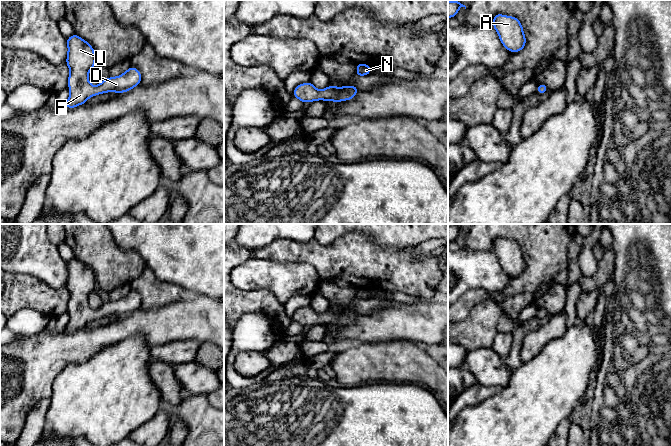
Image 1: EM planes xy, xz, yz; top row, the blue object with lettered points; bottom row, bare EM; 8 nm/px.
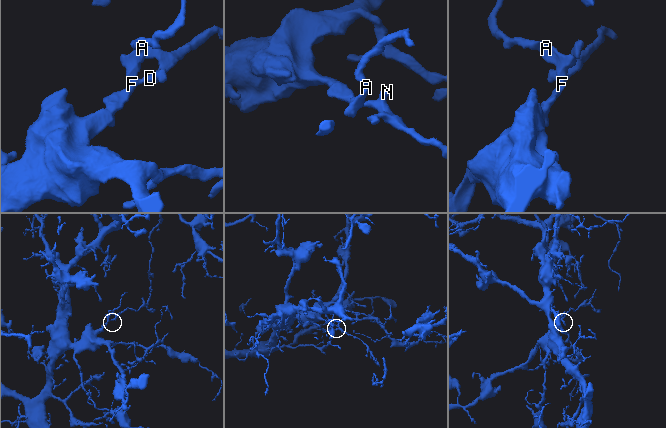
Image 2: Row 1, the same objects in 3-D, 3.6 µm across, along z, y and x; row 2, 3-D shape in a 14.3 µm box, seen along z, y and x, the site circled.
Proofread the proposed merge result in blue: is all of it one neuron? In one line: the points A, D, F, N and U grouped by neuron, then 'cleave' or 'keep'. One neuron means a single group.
A D F N U; keep

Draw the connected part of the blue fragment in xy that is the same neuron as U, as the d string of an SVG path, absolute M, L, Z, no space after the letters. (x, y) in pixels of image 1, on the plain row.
M74 258L67 262L68 278L66 288L70 293L68 302L68 310L70 319L66 326L66 332L74 332L80 328L87 326L89 321L96 320L98 318L106 316L123 317L130 315L133 311L136 311L141 306L141 296L135 291L130 291L126 296L118 301L110 301L104 303L99 309L93 310L88 305L88 298L90 294L95 290L96 279L92 270L78 259Z

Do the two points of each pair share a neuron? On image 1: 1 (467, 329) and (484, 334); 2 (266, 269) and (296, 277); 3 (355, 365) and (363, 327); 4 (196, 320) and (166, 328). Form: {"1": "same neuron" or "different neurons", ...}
{"1": "same neuron", "2": "same neuron", "3": "different neurons", "4": "same neuron"}

